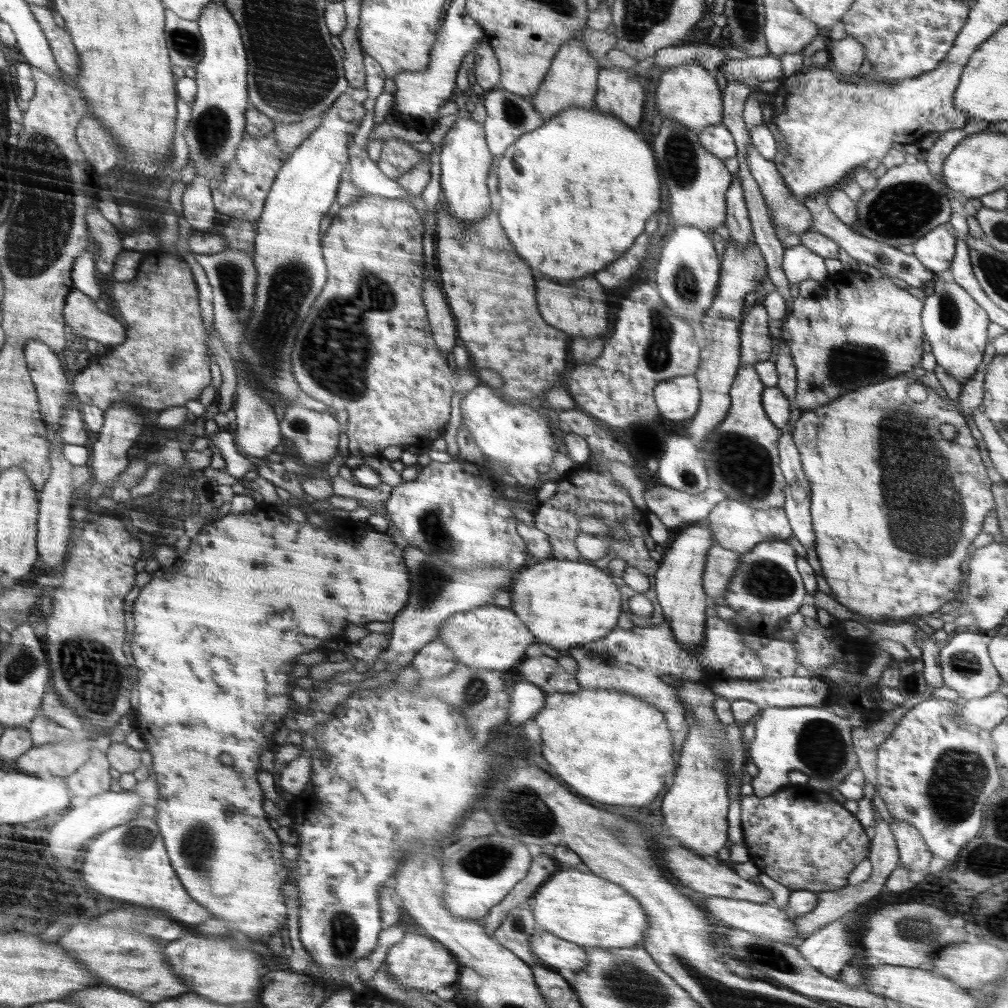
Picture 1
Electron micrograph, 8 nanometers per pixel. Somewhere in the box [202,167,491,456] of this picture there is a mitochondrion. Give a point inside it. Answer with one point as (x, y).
(336, 352)

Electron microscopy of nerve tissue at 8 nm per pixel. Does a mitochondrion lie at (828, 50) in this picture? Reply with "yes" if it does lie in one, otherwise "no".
no

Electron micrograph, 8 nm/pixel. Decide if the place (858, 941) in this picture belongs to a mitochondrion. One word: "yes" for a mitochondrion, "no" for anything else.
no

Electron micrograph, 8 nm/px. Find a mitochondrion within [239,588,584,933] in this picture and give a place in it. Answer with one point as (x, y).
(522, 808)

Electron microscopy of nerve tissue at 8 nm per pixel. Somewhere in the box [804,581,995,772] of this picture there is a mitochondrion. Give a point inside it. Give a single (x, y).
(967, 662)

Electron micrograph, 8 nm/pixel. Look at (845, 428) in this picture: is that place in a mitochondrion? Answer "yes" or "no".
no

